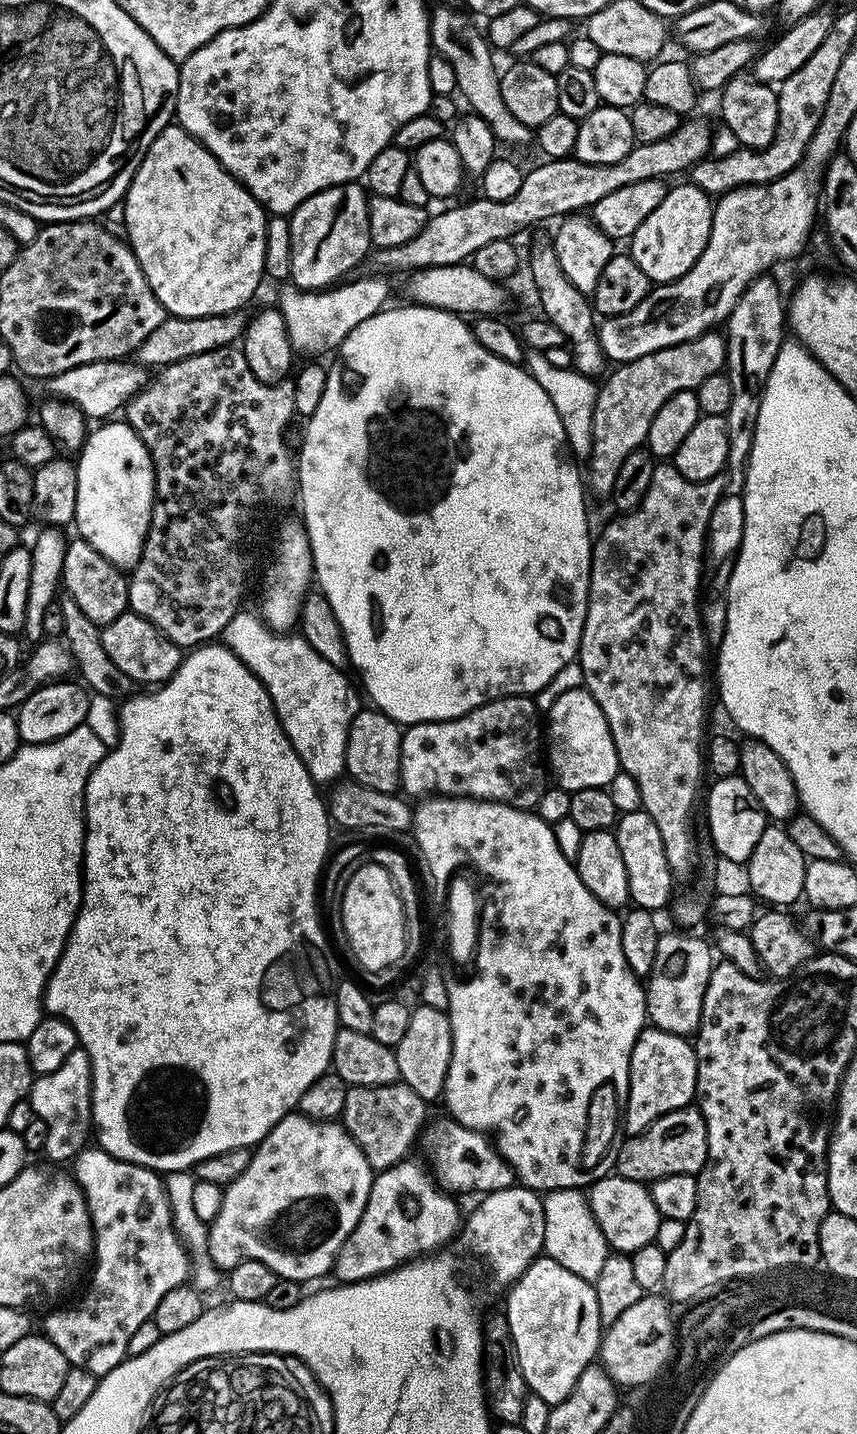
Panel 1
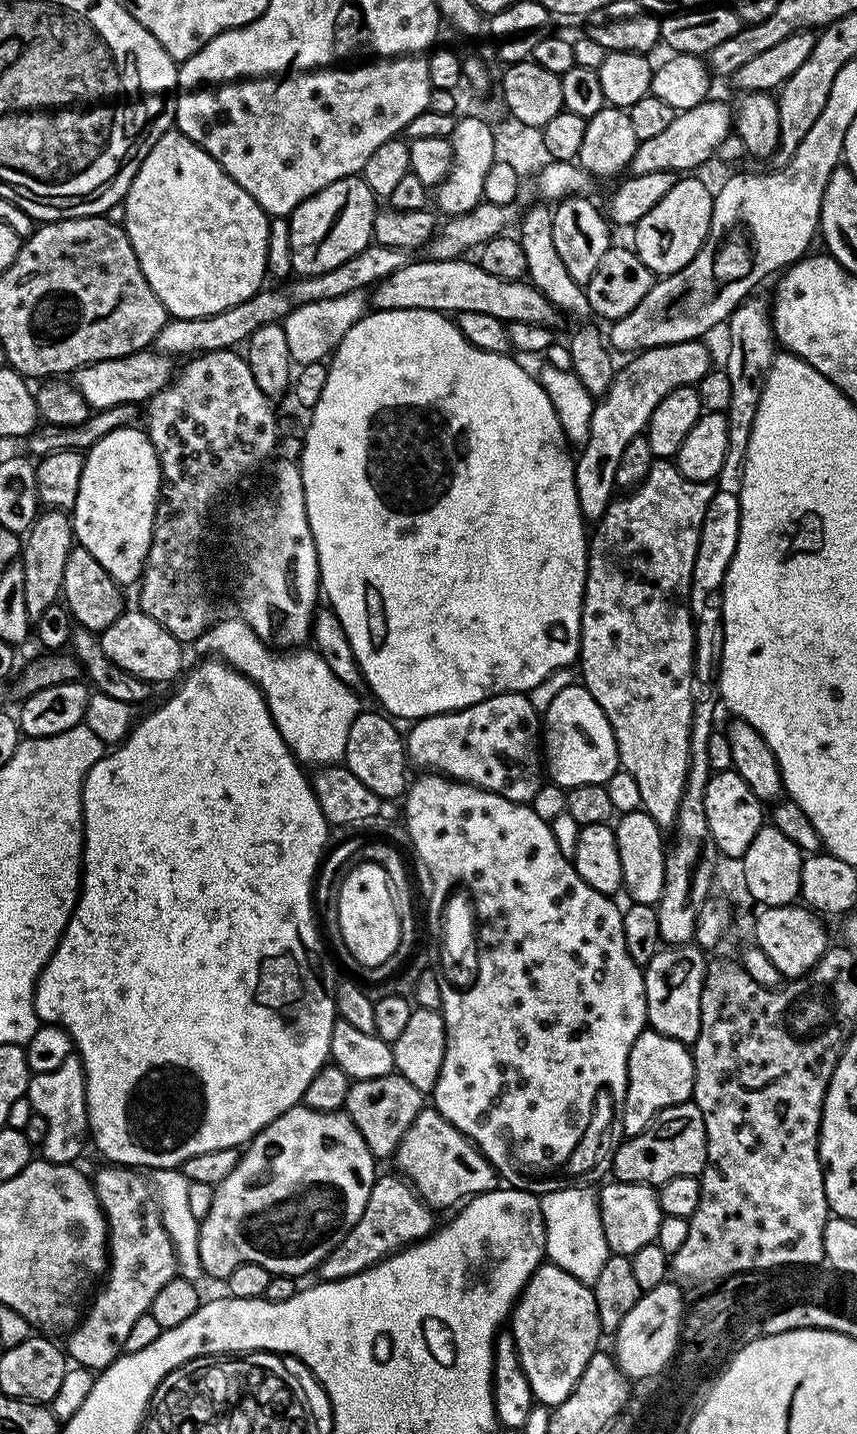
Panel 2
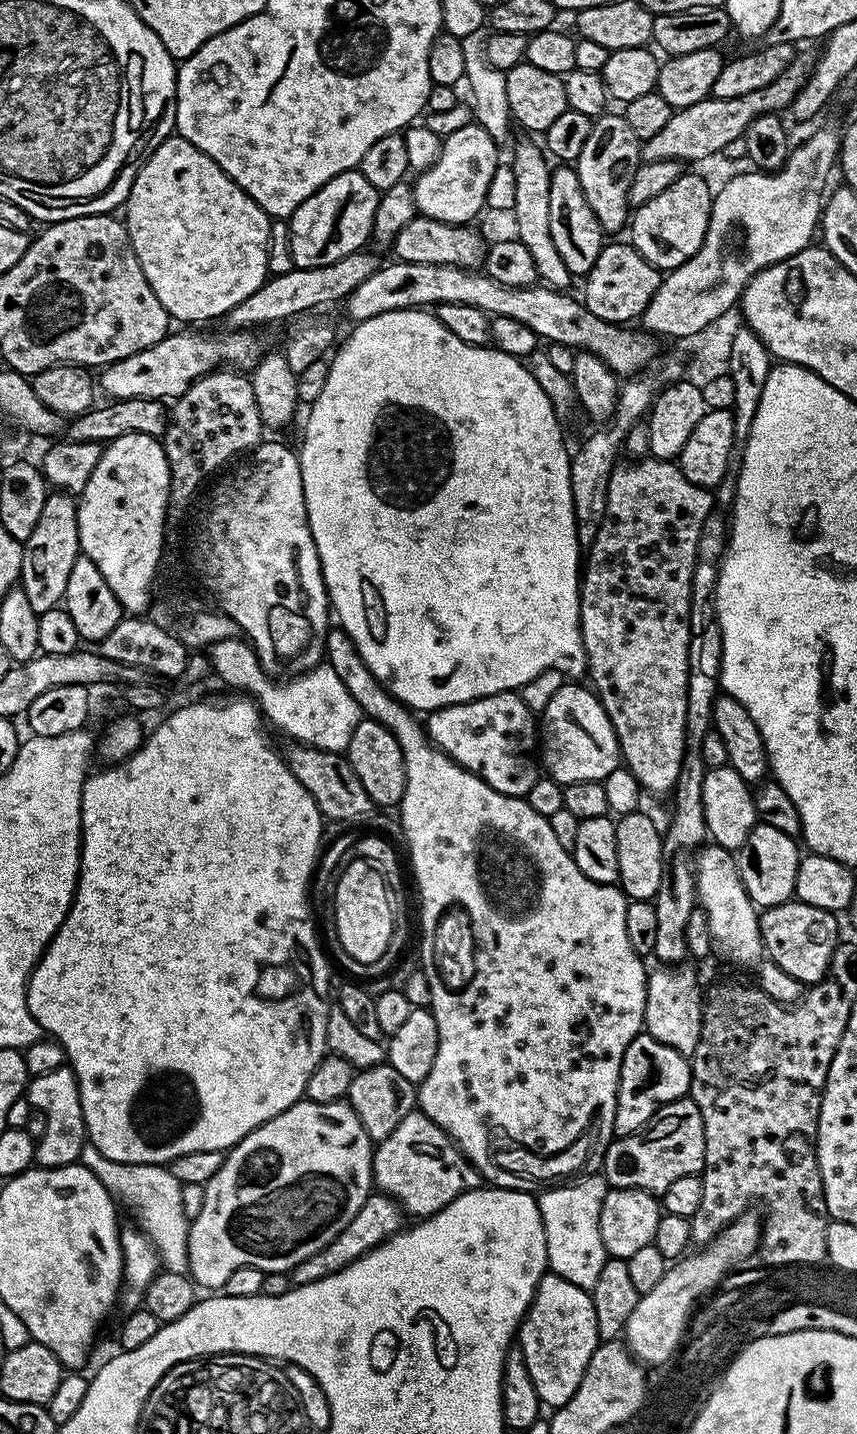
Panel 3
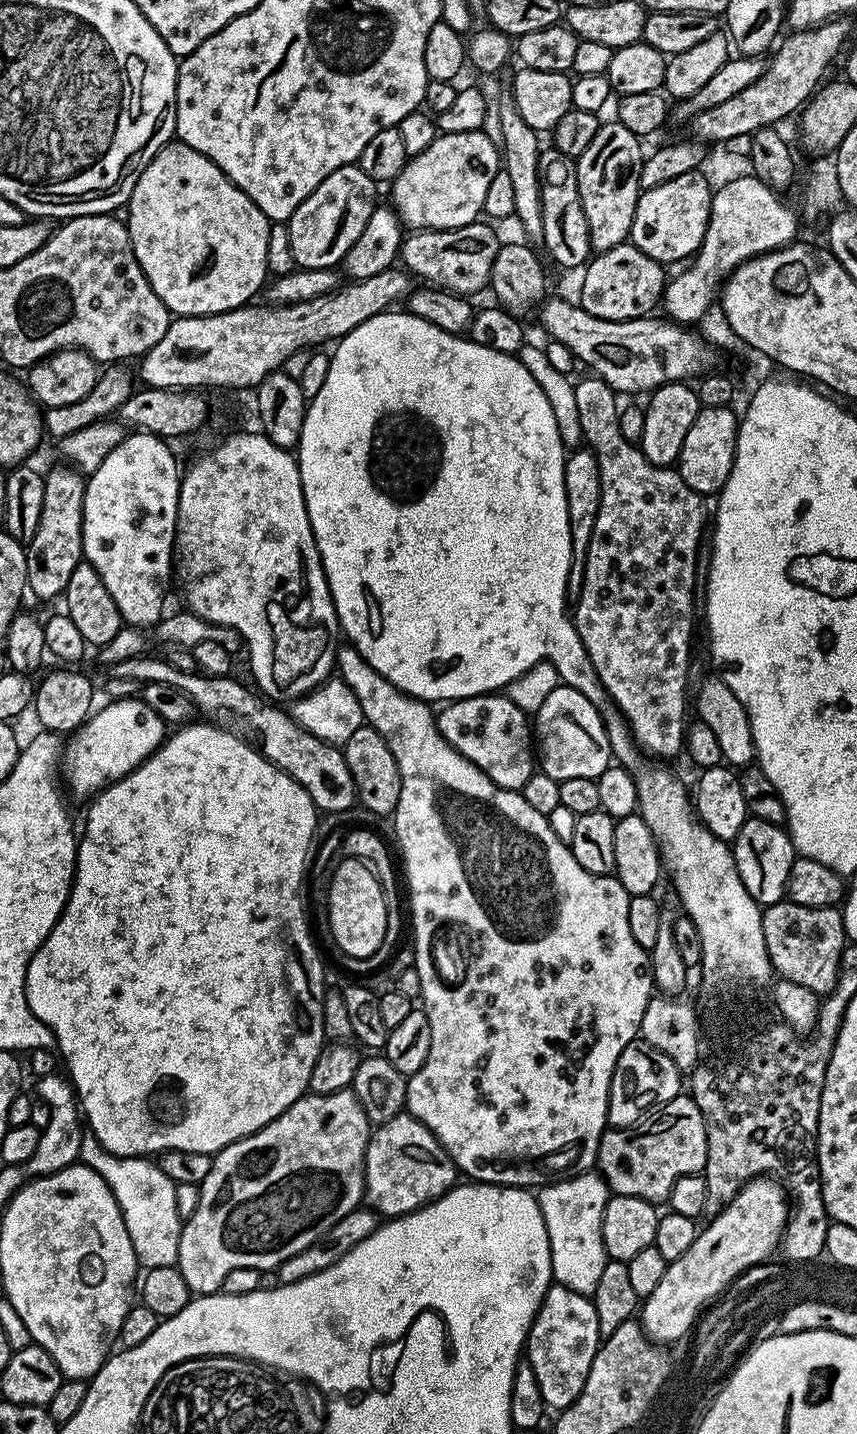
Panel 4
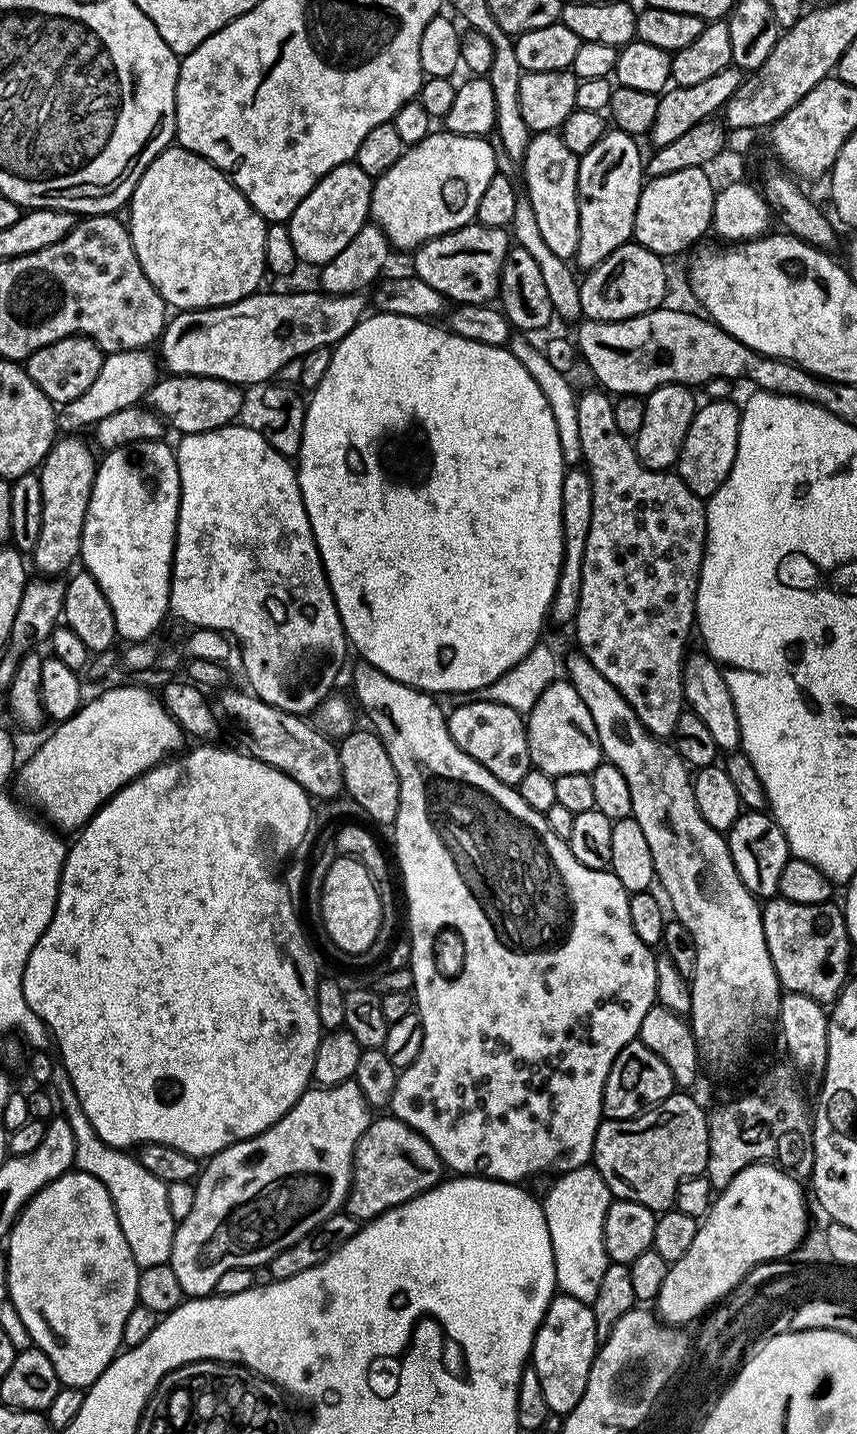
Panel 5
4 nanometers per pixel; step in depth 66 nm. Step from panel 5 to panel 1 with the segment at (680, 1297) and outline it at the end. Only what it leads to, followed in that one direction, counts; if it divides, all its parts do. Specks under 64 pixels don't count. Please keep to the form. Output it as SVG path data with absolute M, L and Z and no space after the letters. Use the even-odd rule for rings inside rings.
M646 1294L641 1300L634 1302L634 1306L630 1306L630 1310L626 1310L622 1314L622 1318L618 1318L618 1322L607 1325L600 1342L598 1360L604 1369L608 1371L608 1377L613 1384L617 1386L623 1386L623 1384L648 1384L663 1370L664 1363L671 1358L672 1352L674 1356L674 1344L672 1348L674 1316L672 1320L668 1308L670 1309L669 1301L663 1295Z

